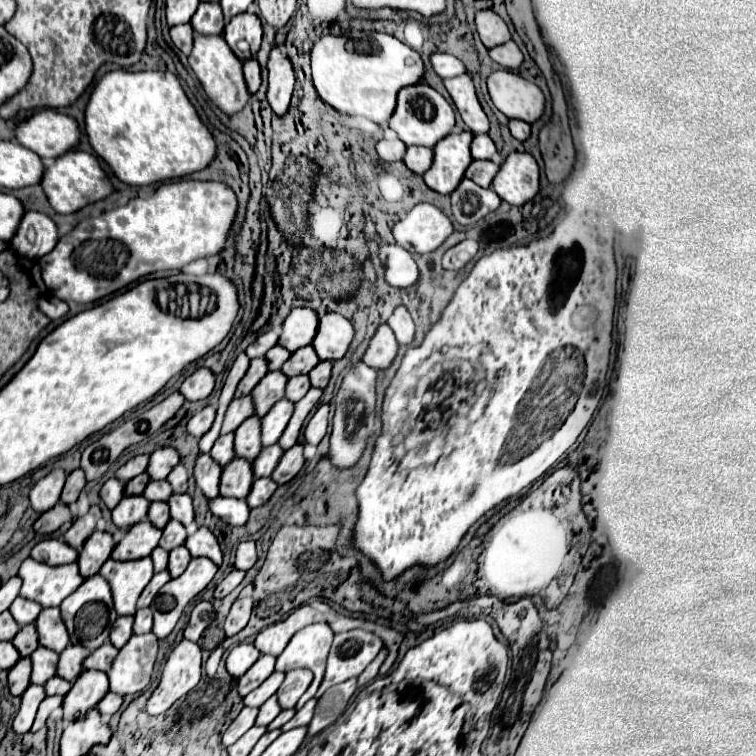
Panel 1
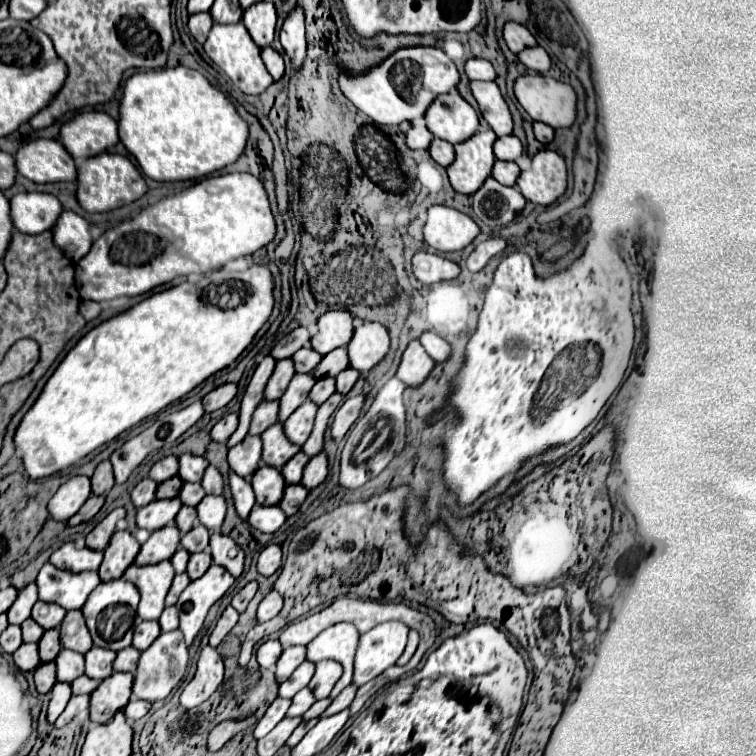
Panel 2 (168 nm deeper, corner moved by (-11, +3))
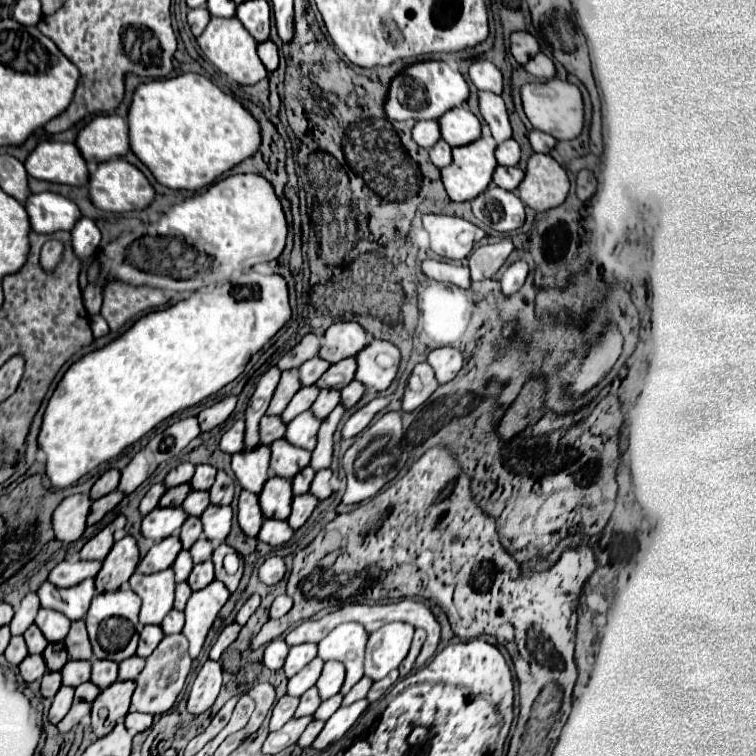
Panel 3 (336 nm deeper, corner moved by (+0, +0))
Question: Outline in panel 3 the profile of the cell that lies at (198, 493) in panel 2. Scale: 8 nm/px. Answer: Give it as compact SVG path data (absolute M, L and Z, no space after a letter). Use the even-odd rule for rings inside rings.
M191 491L185 501L181 503L181 509L189 515L201 515L205 511L205 507L209 505L209 493L207 491Z

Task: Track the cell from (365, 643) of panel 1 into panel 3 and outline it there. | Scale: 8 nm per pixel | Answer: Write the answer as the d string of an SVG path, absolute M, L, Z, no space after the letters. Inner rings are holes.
M399 621L369 633L369 643L365 645L363 675L371 681L379 681L389 671L397 669L409 651L411 639L413 627Z

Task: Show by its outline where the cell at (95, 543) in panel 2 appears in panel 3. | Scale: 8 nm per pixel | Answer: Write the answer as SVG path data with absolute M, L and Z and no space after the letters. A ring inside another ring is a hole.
M119 515L115 521L111 521L107 527L103 527L95 537L91 537L85 545L83 545L83 549L81 549L81 559L97 559L97 561L103 561L105 559L105 555L109 553L109 549L111 549L111 545L113 545L113 531L117 529L117 525L119 527L123 527L125 525L125 517L123 515Z

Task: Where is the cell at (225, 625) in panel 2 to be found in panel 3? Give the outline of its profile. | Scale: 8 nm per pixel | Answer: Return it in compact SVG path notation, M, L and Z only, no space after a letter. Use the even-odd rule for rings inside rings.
M231 623L231 625L227 625L221 633L219 633L219 637L217 637L217 641L211 645L211 649L209 649L209 657L213 659L213 661L219 661L219 657L221 657L221 653L233 643L233 639L237 637L237 633L239 633L239 629L241 629L241 625L237 625L237 623Z

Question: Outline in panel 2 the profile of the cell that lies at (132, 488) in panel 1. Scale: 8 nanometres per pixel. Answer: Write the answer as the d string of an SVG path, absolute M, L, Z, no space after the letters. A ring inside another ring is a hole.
M176 476L176 478L170 478L170 480L166 480L166 482L162 482L160 488L158 488L160 498L174 498L174 496L178 496L178 492L180 492L182 486L184 486L184 480L180 480L178 476Z

